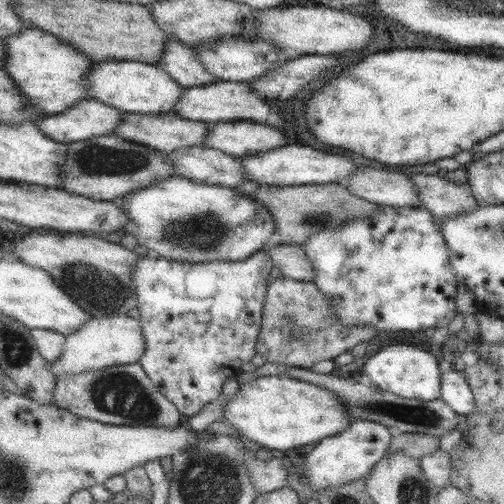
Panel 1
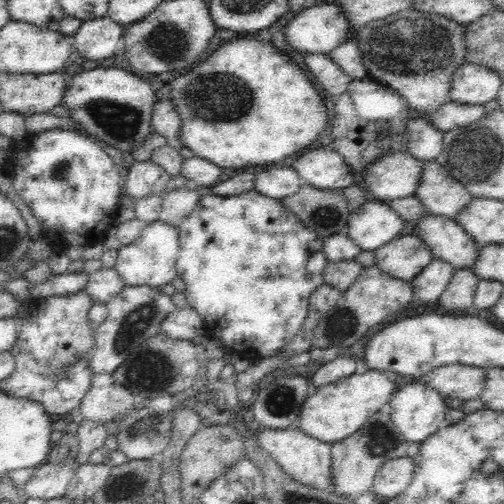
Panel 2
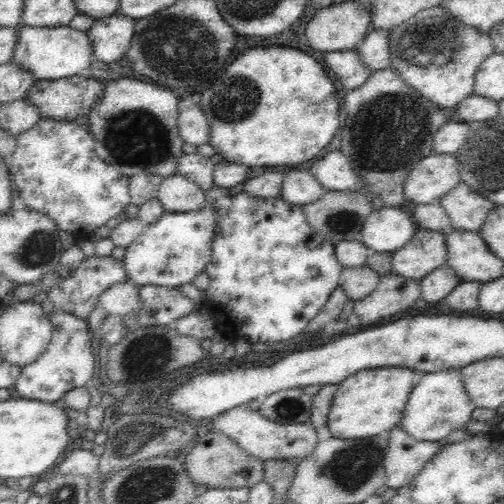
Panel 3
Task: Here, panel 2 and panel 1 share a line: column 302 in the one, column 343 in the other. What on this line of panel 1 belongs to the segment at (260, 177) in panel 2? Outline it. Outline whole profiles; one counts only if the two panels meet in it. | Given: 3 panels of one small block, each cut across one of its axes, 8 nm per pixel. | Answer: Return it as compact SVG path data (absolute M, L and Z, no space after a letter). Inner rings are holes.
M361 166L347 182L343 182L349 194L359 196L377 206L393 208L421 208L423 202L413 190L413 184L407 174L387 172Z

